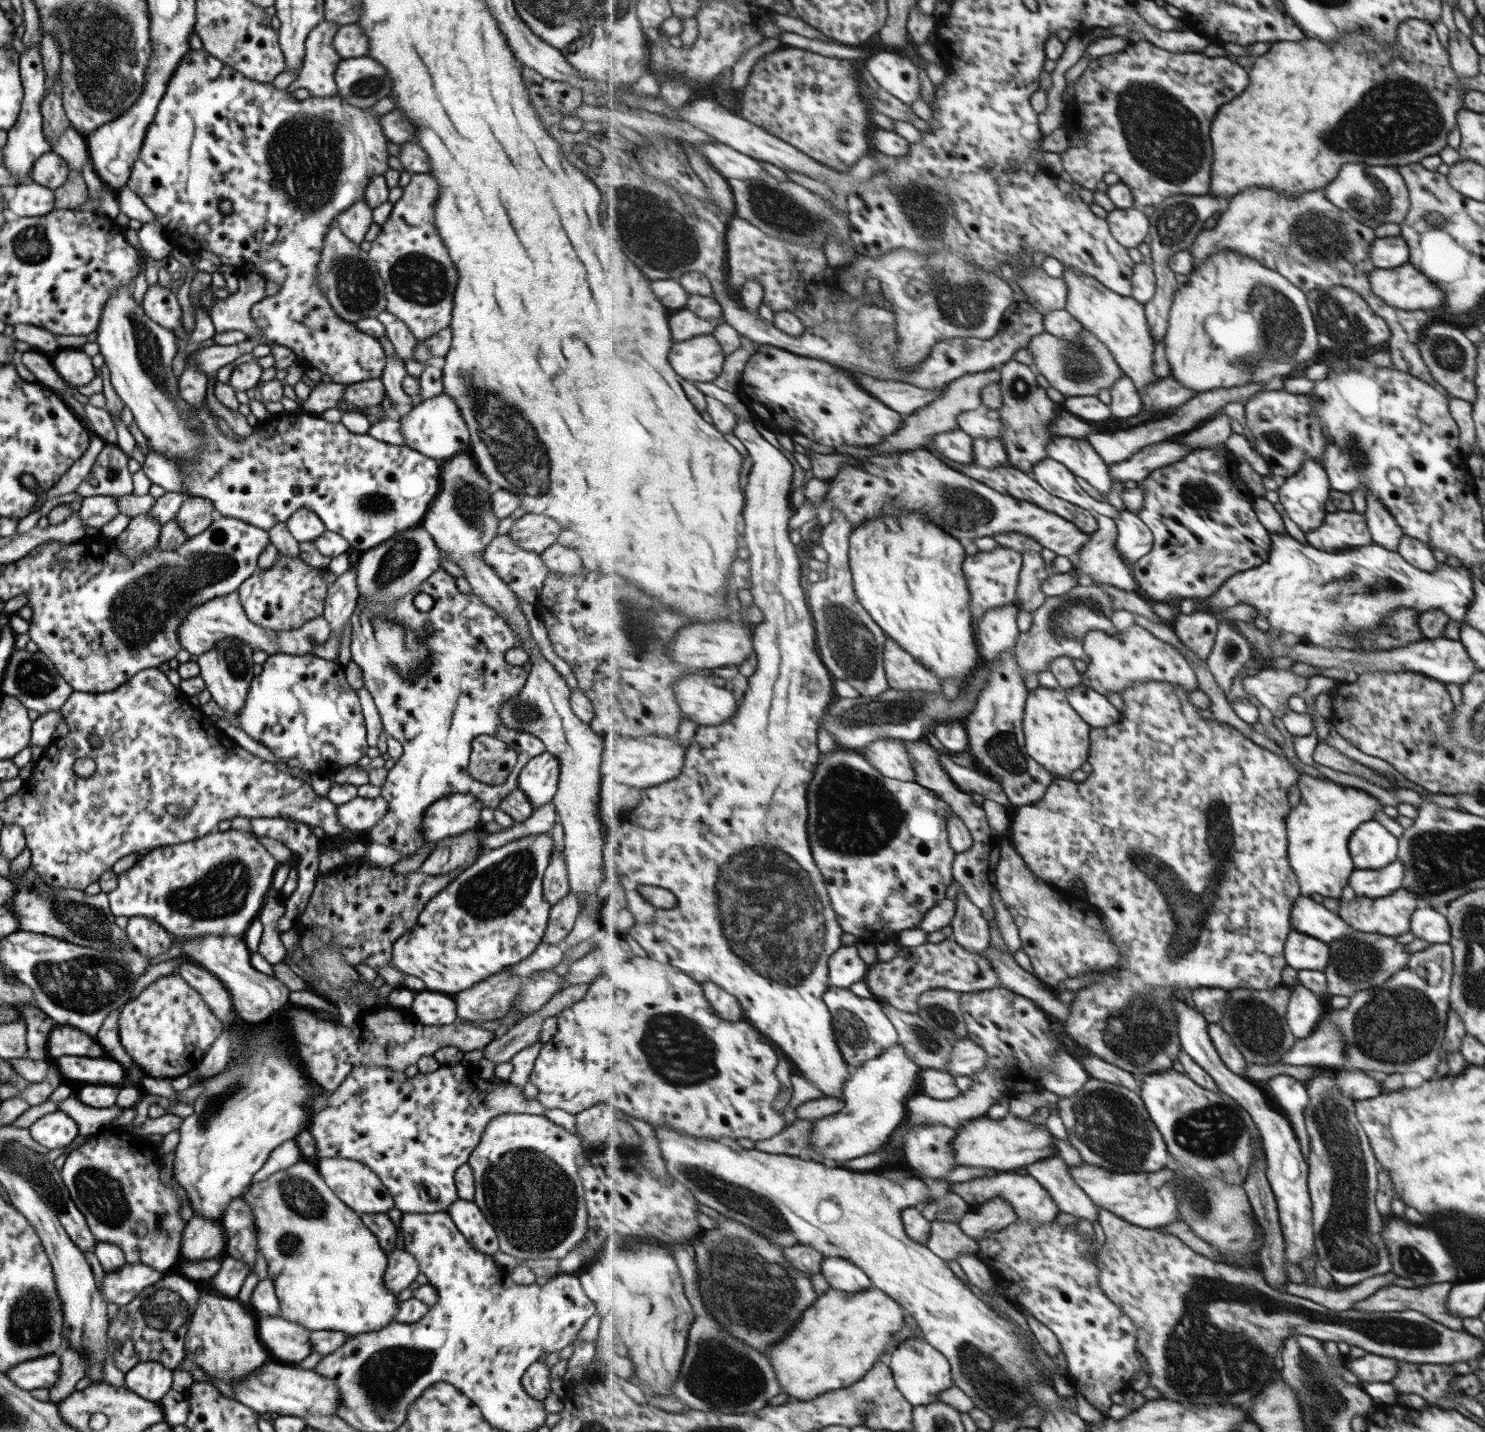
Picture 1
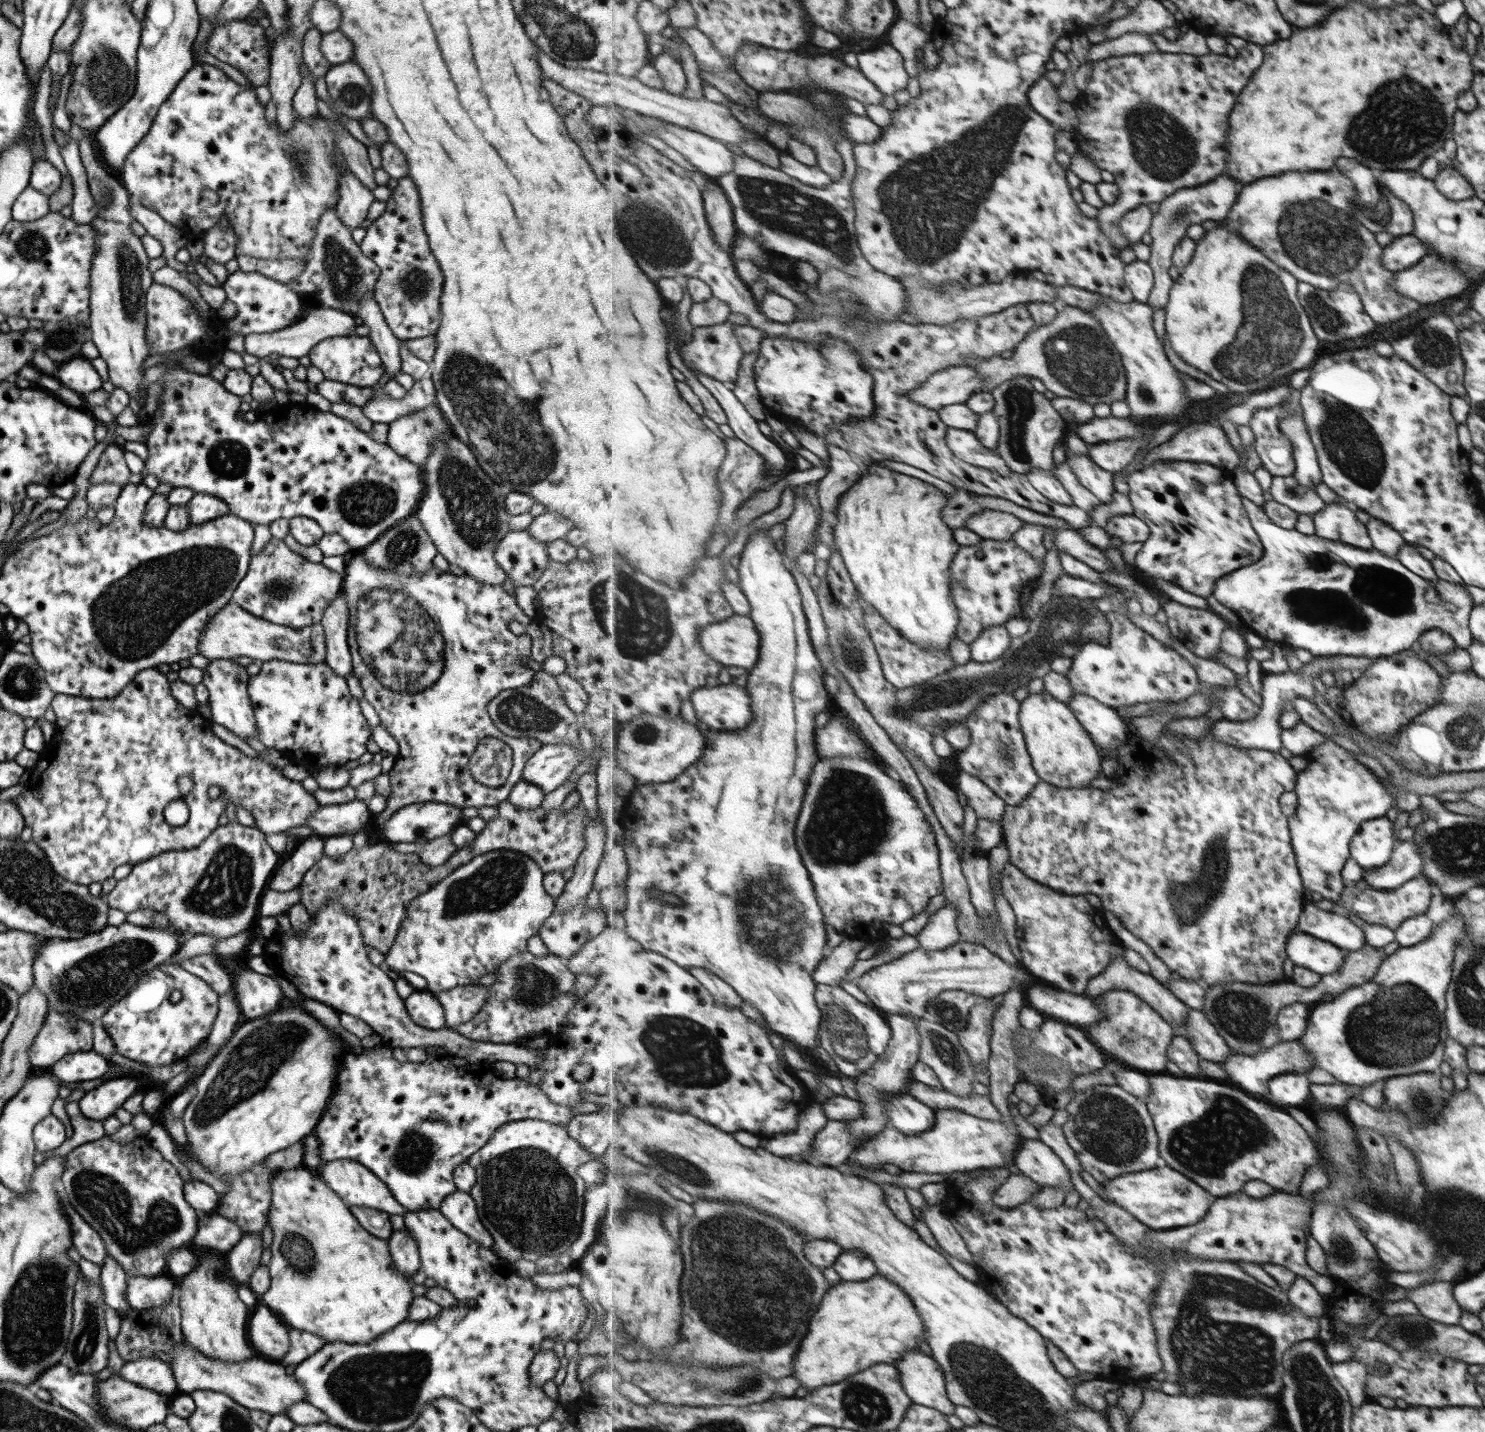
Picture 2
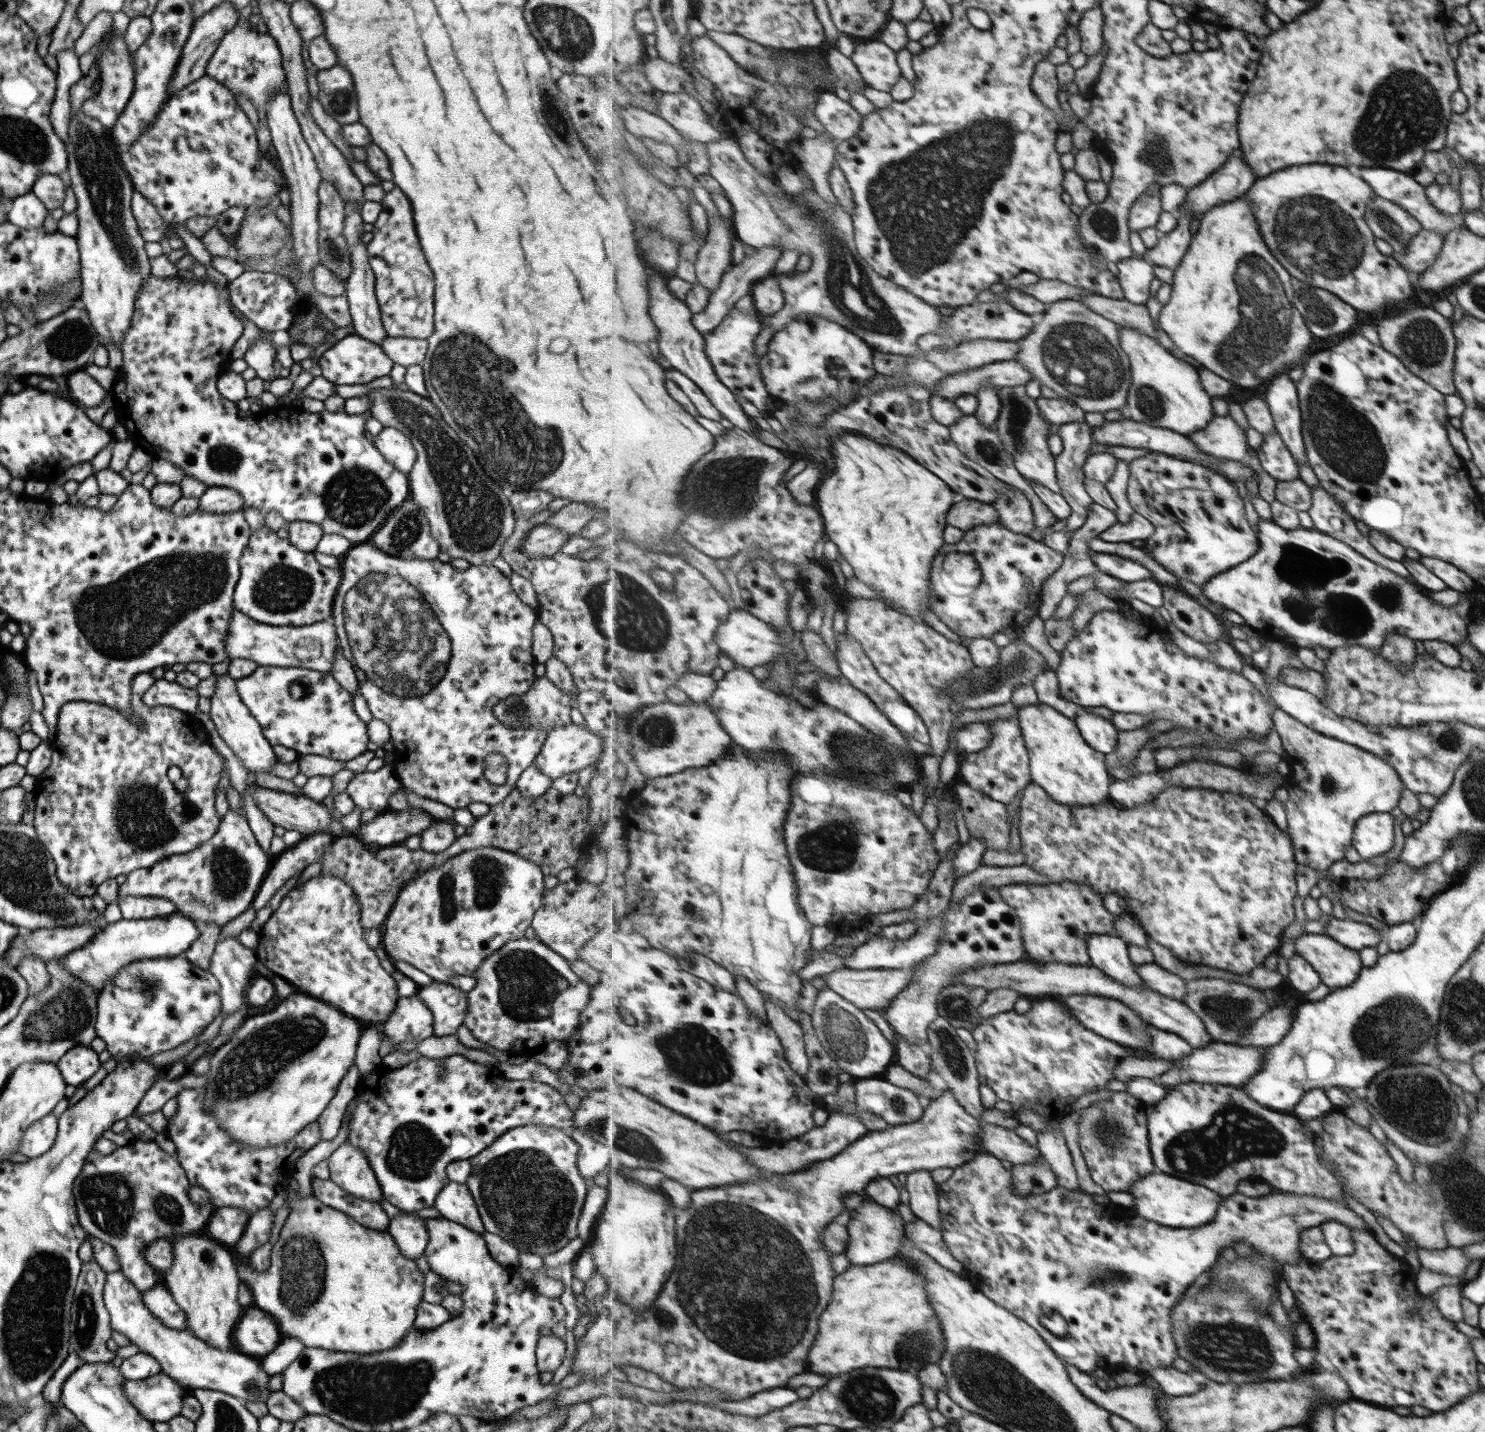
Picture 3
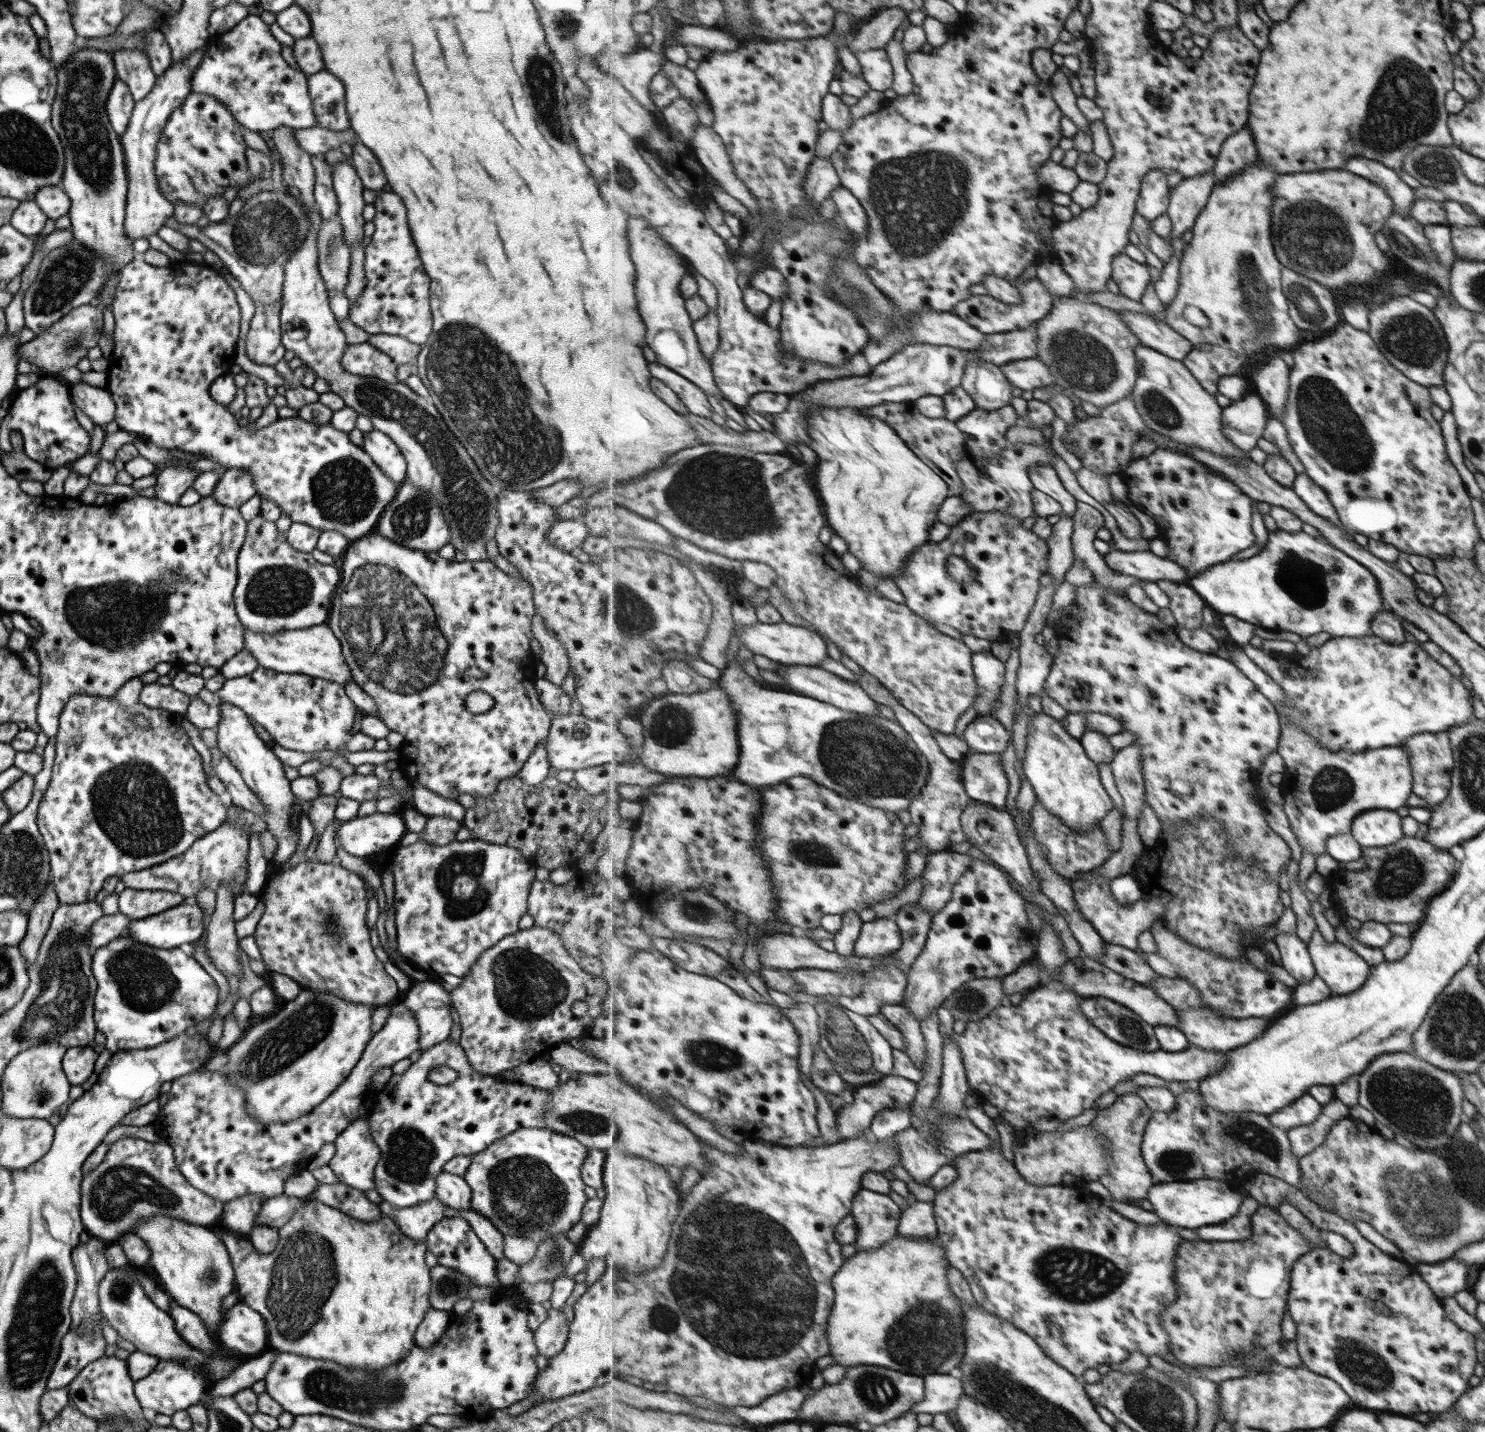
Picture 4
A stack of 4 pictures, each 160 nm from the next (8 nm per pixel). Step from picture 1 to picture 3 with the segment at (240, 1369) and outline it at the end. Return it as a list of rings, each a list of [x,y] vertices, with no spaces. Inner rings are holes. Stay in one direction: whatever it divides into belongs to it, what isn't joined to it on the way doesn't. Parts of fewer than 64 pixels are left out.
[[[182,1231],[167,1240],[172,1246],[173,1264],[163,1274],[163,1285],[185,1313],[186,1330],[215,1349],[234,1350],[231,1334],[243,1307],[237,1303],[240,1278],[232,1251],[211,1238],[182,1234]]]

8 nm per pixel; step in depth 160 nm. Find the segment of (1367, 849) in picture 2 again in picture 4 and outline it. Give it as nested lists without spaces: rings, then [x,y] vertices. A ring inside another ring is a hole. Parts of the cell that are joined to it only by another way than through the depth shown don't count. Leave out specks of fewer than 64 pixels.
[[[1366,810],[1350,822],[1350,835],[1362,848],[1381,848],[1401,838],[1399,820],[1393,810]]]

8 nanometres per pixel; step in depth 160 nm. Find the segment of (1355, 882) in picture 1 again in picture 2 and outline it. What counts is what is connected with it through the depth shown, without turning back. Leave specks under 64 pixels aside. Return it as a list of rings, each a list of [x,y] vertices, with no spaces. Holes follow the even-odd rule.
[[[1411,839],[1401,841],[1395,846],[1390,861],[1373,872],[1367,872],[1362,880],[1377,891],[1398,889],[1421,874],[1422,862],[1419,846],[1415,846]]]

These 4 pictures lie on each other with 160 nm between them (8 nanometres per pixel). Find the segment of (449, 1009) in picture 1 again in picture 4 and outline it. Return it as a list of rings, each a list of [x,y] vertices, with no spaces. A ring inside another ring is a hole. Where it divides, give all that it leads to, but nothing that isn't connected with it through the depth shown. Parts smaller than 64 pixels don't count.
[[[397,1000],[391,1006],[383,1026],[367,1041],[359,1060],[347,1078],[344,1078],[343,1082],[311,1112],[289,1122],[270,1122],[269,1124],[259,1122],[246,1113],[243,1091],[235,1086],[234,1082],[228,1082],[222,1069],[195,1070],[171,1081],[167,1102],[151,1122],[151,1126],[157,1132],[161,1142],[168,1144],[167,1146],[172,1149],[174,1161],[181,1176],[203,1194],[223,1203],[247,1194],[262,1196],[265,1199],[279,1196],[282,1194],[286,1178],[299,1173],[323,1144],[333,1142],[335,1137],[355,1120],[357,1107],[363,1103],[369,1092],[368,1083],[371,1074],[379,1068],[393,1066],[398,1060],[407,1058],[417,1049],[418,1026],[415,1024],[415,1018]]]

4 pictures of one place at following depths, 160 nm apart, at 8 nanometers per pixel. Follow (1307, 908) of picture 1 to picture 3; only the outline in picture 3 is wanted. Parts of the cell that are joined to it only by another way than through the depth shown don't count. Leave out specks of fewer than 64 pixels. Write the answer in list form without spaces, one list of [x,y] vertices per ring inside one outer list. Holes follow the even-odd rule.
[[[1330,917],[1324,923],[1323,930],[1324,935],[1357,952],[1363,948],[1376,947],[1383,940],[1383,937],[1366,923],[1355,922],[1349,919],[1338,920]]]

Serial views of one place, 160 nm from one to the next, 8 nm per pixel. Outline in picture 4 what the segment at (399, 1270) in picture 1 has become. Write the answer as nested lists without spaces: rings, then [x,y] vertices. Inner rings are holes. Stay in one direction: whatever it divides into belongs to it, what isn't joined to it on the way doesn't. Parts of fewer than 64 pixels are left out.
[[[436,1198],[409,1207],[397,1208],[383,1200],[377,1206],[384,1216],[388,1216],[397,1225],[401,1234],[419,1242],[424,1242],[427,1231],[443,1218],[443,1210],[447,1208]]]

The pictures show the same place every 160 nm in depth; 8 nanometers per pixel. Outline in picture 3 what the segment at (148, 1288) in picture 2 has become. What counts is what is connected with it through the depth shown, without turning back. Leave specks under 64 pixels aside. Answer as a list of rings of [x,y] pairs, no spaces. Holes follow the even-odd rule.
[[[155,1284],[152,1289],[140,1293],[148,1312],[163,1325],[170,1329],[186,1330],[185,1313],[175,1304],[171,1293],[163,1284]]]

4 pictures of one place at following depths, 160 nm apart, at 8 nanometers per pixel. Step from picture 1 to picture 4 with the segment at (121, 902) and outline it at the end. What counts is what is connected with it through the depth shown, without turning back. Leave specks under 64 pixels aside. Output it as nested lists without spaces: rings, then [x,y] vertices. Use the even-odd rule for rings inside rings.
[[[221,823],[215,830],[198,838],[181,854],[168,858],[159,864],[149,866],[144,870],[123,874],[119,880],[124,888],[131,890],[161,890],[181,894],[183,902],[195,900],[195,894],[201,889],[217,891],[219,883],[229,885],[233,898],[245,891],[247,879],[247,841],[248,832],[239,823]]]

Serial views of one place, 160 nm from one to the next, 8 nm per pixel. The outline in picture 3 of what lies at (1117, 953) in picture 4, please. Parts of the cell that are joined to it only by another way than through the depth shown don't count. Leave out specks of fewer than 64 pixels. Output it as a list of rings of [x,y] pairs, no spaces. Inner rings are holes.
[[[1154,962],[1137,965],[1136,967],[1148,988],[1180,1001],[1186,1000],[1187,981],[1181,976],[1168,972]]]

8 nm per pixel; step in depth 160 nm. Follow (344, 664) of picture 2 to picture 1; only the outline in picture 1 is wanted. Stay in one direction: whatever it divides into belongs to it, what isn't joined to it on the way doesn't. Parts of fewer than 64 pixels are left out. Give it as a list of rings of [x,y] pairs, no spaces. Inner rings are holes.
[[[349,567],[333,582],[328,584],[324,598],[322,617],[329,623],[331,633],[339,638],[343,624],[356,609],[359,592],[356,583],[357,569]]]

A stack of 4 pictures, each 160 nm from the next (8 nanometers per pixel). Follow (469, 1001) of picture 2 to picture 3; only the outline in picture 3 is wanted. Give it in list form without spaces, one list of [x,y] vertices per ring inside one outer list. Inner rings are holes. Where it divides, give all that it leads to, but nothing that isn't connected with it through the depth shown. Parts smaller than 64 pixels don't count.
[[[432,982],[417,988],[416,996],[431,1012],[433,1037],[456,1034],[455,1031],[465,1019],[465,1009],[467,1009],[465,991],[454,988],[447,983]]]

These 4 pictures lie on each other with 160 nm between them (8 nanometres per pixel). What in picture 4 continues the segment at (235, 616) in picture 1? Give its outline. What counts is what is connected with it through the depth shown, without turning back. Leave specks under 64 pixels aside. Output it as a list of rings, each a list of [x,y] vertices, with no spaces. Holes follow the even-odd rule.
[[[326,623],[271,634],[256,633],[244,628],[243,648],[248,650],[263,669],[283,674],[303,674],[309,678],[336,682],[341,686],[352,681],[351,672],[340,649],[340,638],[332,633]]]

